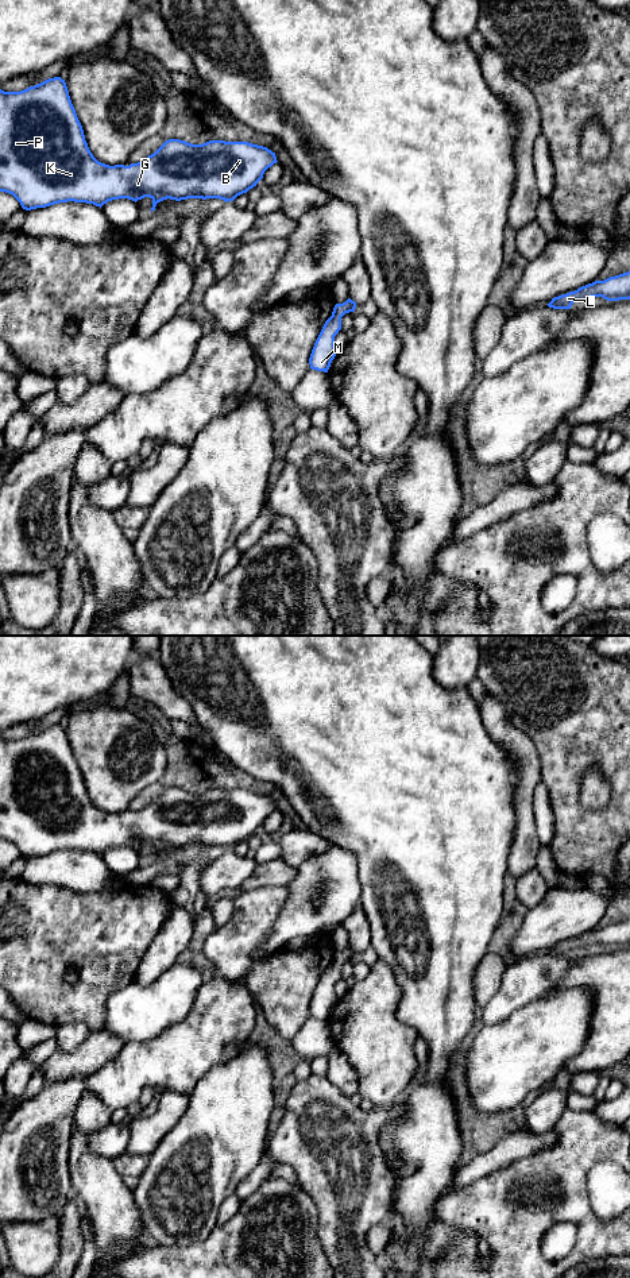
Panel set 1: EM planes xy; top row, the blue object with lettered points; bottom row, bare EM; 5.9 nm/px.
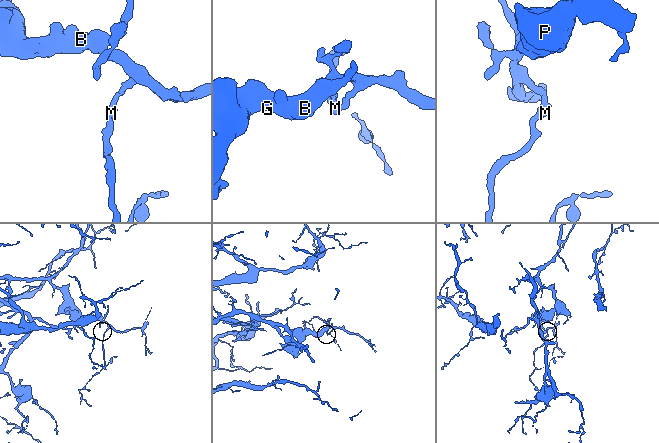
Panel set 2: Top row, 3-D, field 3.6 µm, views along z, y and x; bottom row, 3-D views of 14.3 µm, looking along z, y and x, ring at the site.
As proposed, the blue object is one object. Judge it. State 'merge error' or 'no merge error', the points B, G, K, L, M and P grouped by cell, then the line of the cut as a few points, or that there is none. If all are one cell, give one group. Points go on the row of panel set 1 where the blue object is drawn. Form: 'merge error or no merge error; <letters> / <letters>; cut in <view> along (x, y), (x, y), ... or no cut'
no merge error; B G K L M P; no cut

